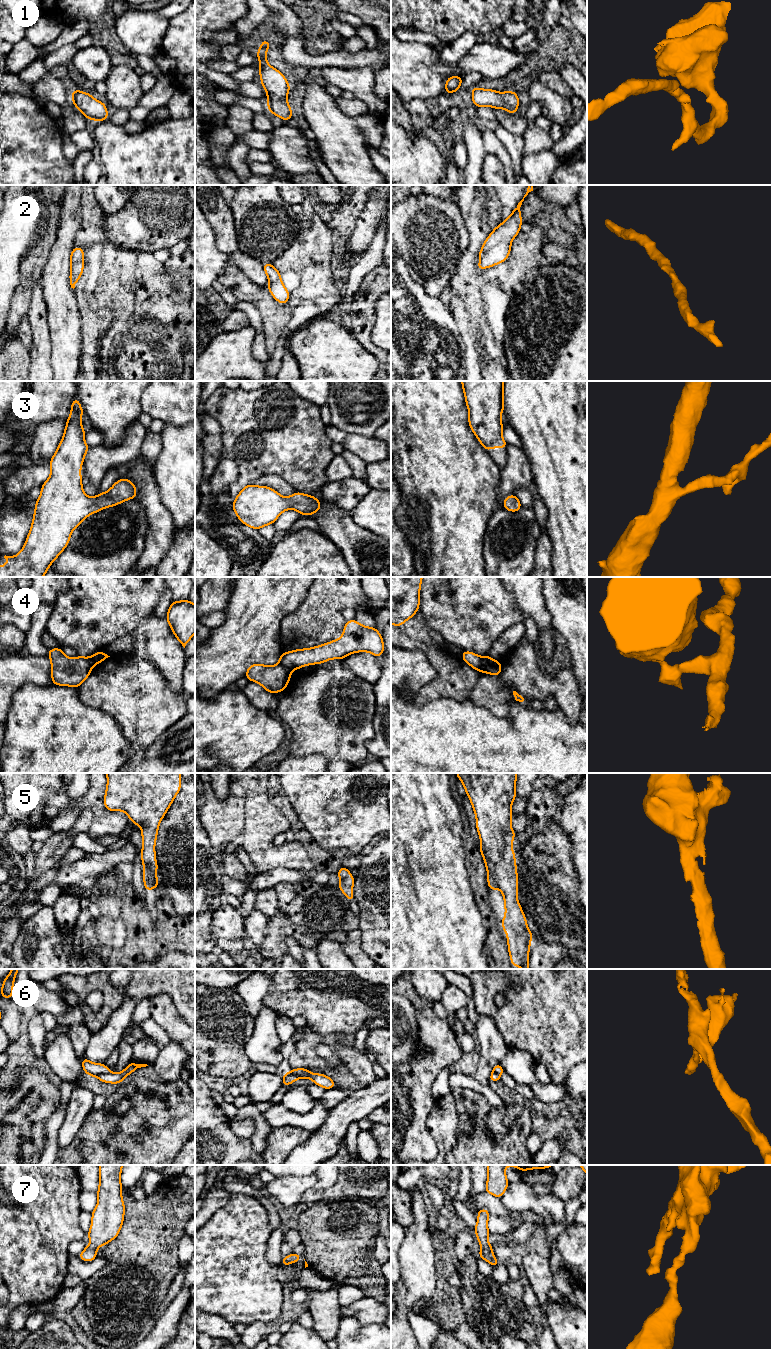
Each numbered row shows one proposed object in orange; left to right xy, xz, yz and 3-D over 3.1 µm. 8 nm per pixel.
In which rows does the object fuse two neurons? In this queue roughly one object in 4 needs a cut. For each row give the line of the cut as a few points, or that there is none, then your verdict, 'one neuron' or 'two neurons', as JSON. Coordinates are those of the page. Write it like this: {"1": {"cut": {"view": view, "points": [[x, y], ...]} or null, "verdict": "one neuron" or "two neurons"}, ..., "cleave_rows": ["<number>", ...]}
{"1": {"cut": null, "verdict": "one neuron"}, "2": {"cut": null, "verdict": "one neuron"}, "3": {"cut": null, "verdict": "one neuron"}, "4": {"cut": {"view": "yz", "points": [[483, 657], [482, 664], [478, 669]]}, "verdict": "two neurons"}, "5": {"cut": null, "verdict": "one neuron"}, "6": {"cut": {"view": "xy", "points": [[109, 1071], [96, 1076]]}, "verdict": "two neurons"}, "7": {"cut": null, "verdict": "one neuron"}, "cleave_rows": ["4", "6"]}

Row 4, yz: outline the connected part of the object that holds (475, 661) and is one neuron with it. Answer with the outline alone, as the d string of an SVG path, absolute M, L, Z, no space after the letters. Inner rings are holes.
M463 651L461 658L475 670L479 670L482 665L483 657L473 652Z

